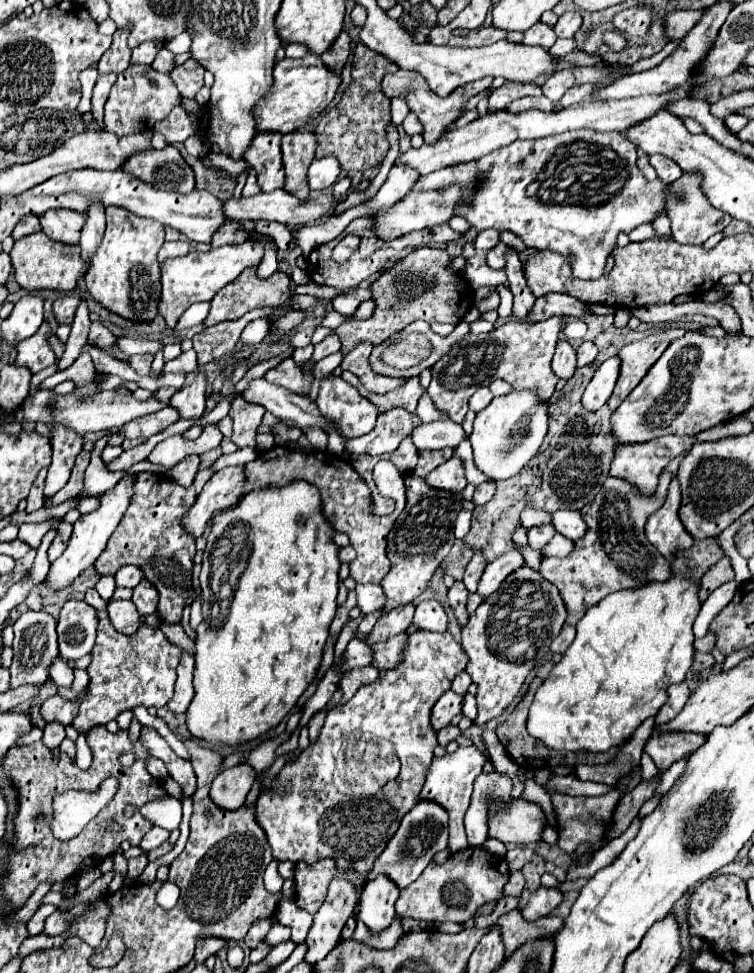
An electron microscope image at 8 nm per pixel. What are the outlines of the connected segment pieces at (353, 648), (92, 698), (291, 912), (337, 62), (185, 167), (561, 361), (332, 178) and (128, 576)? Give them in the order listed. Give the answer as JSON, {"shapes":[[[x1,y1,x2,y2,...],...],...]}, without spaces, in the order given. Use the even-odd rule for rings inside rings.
{"shapes":[[[353,638,347,644,347,650,345,650,343,672,351,670,351,668,357,668,357,666,367,666,371,662,373,662,373,650,365,642,361,642,359,638]],[[99,612,99,628,97,628,97,644,93,648,93,660,87,668,89,672,89,694,79,706,79,714,73,720,73,726,79,732,89,732,89,728,97,724,107,724,115,720,123,710,143,706,165,706,173,696,175,670,181,660,183,650,173,646,159,628,159,618,149,616,147,624,139,628,133,636,125,636,117,632,109,624,107,612]],[[287,898,287,900,281,900,279,906,277,906,277,912,275,912,275,918,285,924,285,926,291,926,291,940,301,944,305,942,307,938,307,932,313,924,313,914,309,914,307,910,303,910,295,898]],[[341,30,339,36,333,40,333,44,329,46,329,50,325,50,323,54,327,54,329,58,329,64,327,66,333,66,335,68,343,68,343,64,347,62,349,58,349,46,351,46,351,38,349,38,349,32,347,30]],[[167,144,161,152,147,150,145,154,133,154,133,158,125,162,123,170,153,188,175,188,177,194,189,194,195,188,195,174,191,166,171,144]],[[567,340,557,342,557,350,551,366,553,366,553,372,563,380,571,378,571,374,575,372,575,348]],[[327,156,327,158,315,158,309,166,309,174,307,174,307,182,309,182,309,188,311,190,325,190,329,188,331,184,337,182,341,174,341,168,339,168,339,162,337,158,333,156]],[[123,566,115,574,117,586,125,586,125,588,135,588,143,578,145,578,145,574,139,566]]]}

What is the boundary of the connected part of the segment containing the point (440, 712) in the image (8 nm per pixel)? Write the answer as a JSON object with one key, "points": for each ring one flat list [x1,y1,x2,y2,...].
{"points":[[447,690,439,700,437,704,433,706,433,714,431,714,431,722,433,722,433,728,435,730,441,730,445,728,453,716,461,714,461,708,463,708,463,696,455,694,453,690]]}

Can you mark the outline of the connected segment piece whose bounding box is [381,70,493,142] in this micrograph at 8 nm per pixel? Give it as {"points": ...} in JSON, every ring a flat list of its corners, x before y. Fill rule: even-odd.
{"points":[[397,70,395,74,385,74,385,76,383,76,383,80,381,80,381,90,383,90,383,94,387,94,389,98,393,98,393,96,405,96,409,108,417,114,419,122,423,124,423,140,425,140,425,142,435,142,435,140,443,134,443,130,447,128,447,124,451,124,451,122,457,118,457,114,459,114,459,110,465,106,465,102,467,102,471,96,475,96,475,94,479,94,479,92,485,92,485,90,491,86,491,82,493,82,493,78,475,80,475,82,469,82,469,84,457,88,457,90,449,94,447,98,441,98,441,96,433,94,433,90,429,90,429,86,427,86,427,82,421,78,421,74,417,74,417,72,413,72,413,70]]}

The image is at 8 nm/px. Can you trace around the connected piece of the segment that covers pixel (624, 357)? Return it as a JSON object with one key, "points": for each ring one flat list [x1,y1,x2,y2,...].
{"points":[[679,328,661,330,661,332,645,336,643,340,627,344,617,352,617,356,621,358,621,374,619,374,617,386,607,402,611,410,615,410,625,400,625,394,629,394,629,390,633,390,633,386,637,386,637,382,641,382,641,378,647,374,649,366,653,366,653,362,657,362,657,358,665,352,669,342,679,338,681,332,683,330,679,330]]}

